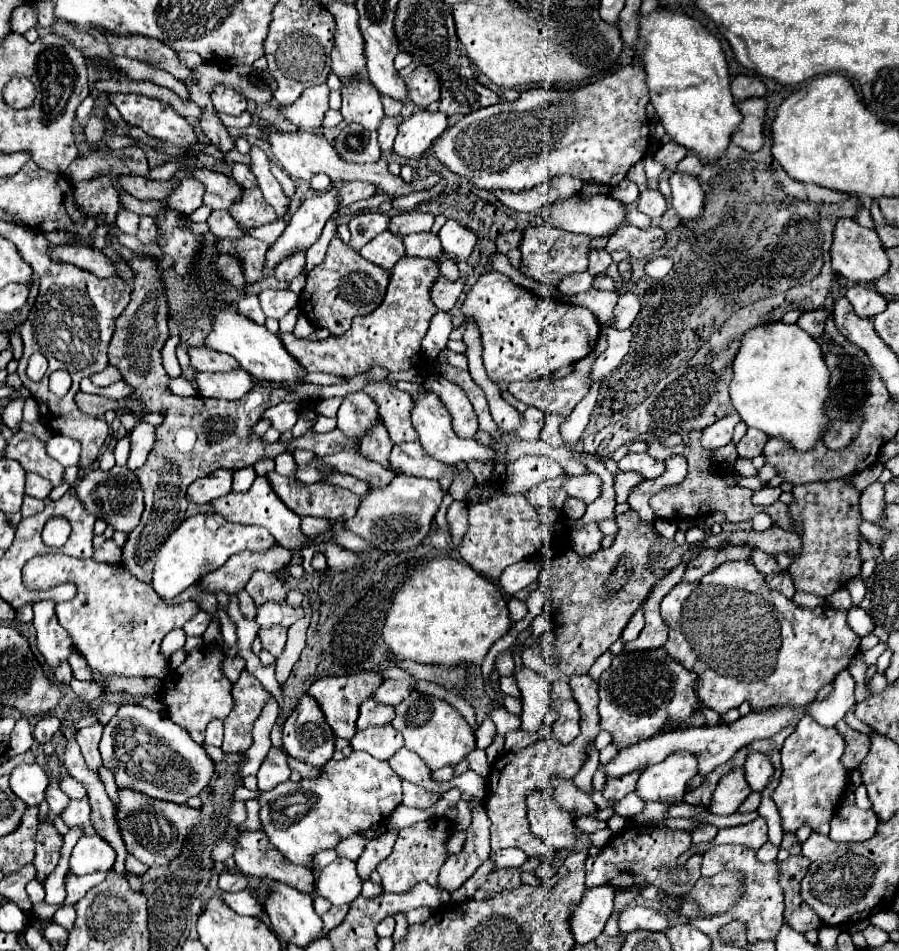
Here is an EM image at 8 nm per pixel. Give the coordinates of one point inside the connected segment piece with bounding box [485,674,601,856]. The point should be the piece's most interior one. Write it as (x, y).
(515, 774)

